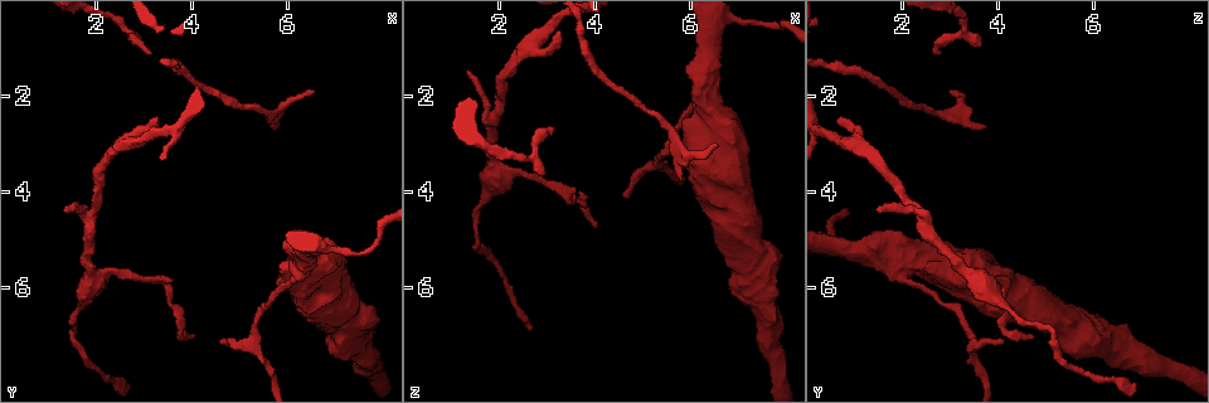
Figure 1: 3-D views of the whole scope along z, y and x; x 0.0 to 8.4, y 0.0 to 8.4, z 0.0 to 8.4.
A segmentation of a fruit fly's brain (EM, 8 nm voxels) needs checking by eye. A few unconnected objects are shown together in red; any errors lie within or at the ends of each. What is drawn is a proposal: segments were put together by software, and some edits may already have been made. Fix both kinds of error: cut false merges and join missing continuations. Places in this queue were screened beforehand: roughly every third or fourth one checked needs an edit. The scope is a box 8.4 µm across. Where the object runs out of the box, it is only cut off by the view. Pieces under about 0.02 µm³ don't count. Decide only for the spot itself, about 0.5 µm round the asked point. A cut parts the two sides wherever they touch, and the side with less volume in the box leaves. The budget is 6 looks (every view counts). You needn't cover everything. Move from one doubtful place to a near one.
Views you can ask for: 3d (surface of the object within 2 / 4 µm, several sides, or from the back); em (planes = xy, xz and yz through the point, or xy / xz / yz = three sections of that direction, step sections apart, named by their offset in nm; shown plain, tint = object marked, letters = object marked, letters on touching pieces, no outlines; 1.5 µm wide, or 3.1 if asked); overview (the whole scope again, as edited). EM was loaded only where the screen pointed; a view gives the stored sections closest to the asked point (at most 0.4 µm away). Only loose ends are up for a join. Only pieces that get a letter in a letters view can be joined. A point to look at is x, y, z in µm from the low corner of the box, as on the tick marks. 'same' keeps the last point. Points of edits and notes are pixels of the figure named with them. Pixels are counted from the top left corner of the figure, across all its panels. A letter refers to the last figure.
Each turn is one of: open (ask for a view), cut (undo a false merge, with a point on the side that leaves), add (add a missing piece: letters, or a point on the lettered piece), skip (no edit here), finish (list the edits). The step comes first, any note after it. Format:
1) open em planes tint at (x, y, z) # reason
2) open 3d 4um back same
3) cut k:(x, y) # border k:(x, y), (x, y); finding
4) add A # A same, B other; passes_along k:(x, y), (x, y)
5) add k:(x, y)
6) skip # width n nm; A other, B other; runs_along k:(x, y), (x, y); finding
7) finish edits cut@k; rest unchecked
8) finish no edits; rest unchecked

open em planes tint at (4.55, 7.15, 4.10) # tapers out

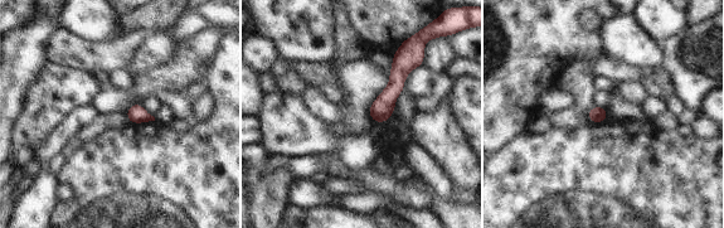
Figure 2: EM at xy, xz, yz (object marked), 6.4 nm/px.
open em planes letters same # see the neighbours

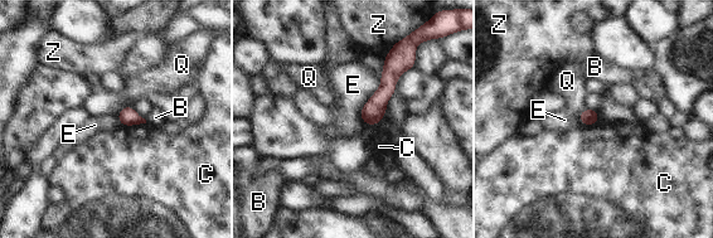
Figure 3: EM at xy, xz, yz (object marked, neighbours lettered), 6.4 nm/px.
skip # B other, C other, E other, Q other, Z other; runs_along 3:(392, 56), (388, 87), (368, 121); no lettered piece goes on from it

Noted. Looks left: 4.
open 3d 2um at (5.85, 2.60, 3.75) # an open end

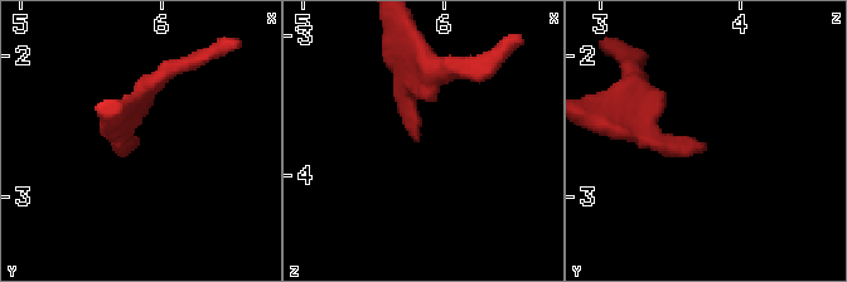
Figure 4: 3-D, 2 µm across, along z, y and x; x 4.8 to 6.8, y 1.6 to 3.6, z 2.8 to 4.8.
open em xz step 4 tint at (5.84, 2.60, 3.74)

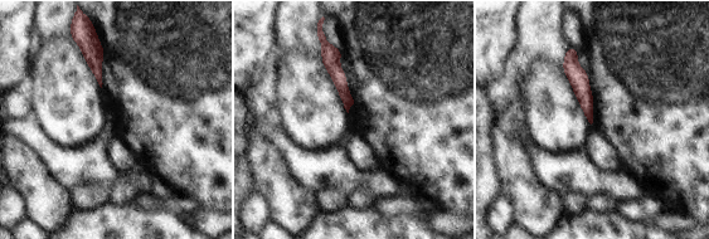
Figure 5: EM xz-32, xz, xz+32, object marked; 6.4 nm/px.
open em yz step 4 letters same

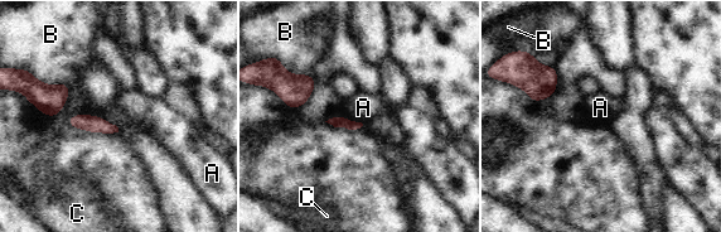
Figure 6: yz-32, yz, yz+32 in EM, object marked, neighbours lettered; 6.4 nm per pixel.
skip # A other, B other, C other; border 6:(340, 114), (362, 124); none of them fits

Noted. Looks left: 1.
finish no edits; rest unchecked

